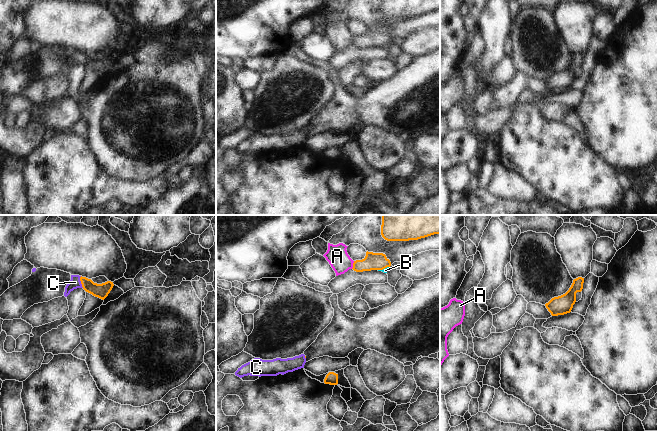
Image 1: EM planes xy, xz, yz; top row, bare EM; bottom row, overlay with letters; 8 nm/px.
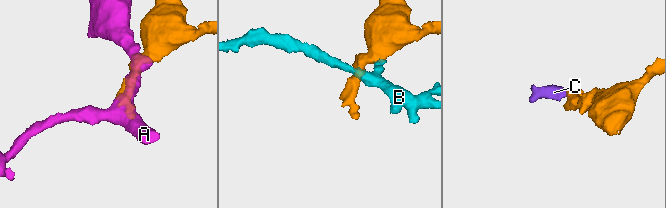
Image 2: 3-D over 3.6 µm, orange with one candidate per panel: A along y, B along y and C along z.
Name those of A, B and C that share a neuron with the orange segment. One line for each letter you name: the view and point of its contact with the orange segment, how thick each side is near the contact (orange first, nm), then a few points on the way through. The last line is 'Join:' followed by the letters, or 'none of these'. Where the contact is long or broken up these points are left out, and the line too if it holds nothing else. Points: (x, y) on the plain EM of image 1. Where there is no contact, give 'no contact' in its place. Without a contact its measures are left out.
C: contact xy (81, 58); calibres 120 and 90 nm; way xy (101, 67), (81, 58), (75, 58)
Join: C

